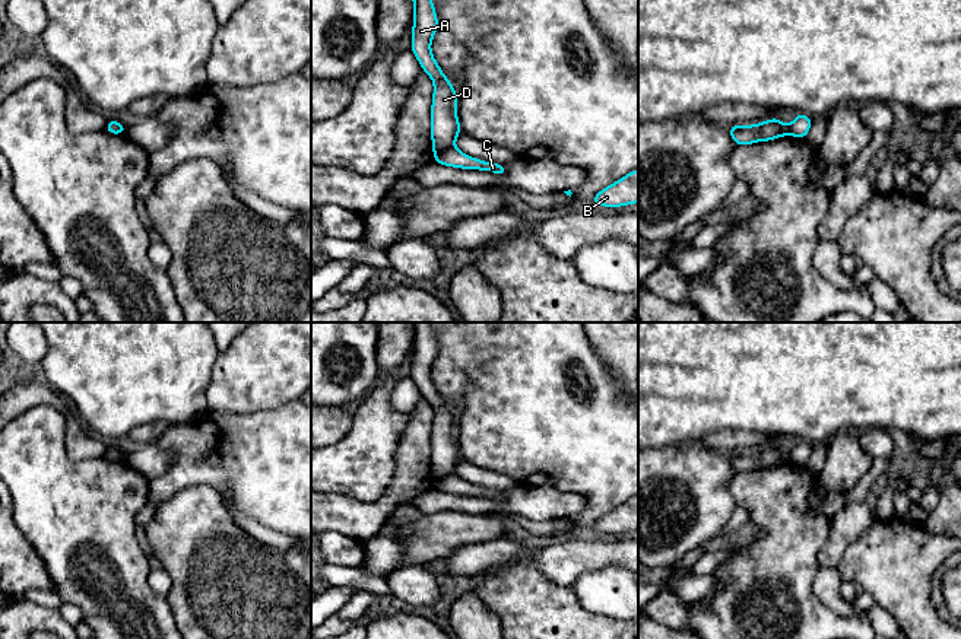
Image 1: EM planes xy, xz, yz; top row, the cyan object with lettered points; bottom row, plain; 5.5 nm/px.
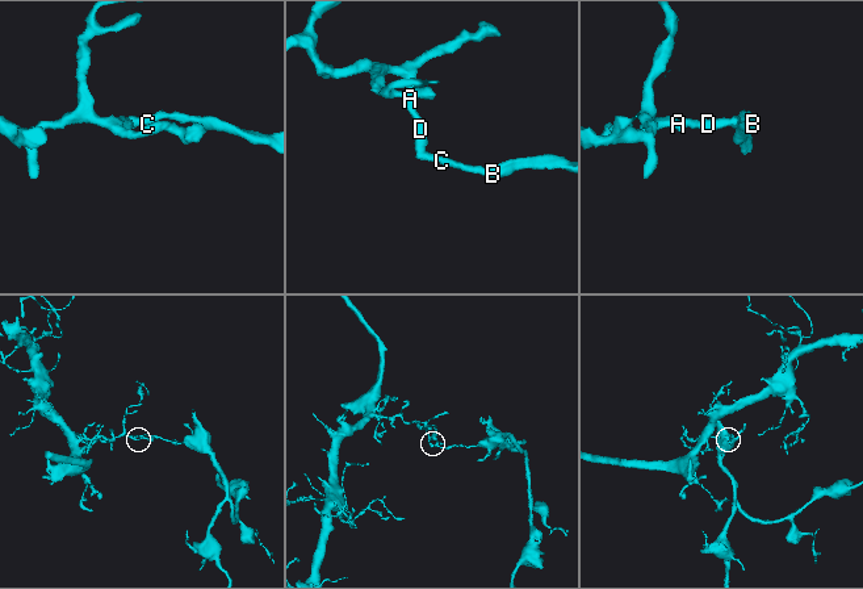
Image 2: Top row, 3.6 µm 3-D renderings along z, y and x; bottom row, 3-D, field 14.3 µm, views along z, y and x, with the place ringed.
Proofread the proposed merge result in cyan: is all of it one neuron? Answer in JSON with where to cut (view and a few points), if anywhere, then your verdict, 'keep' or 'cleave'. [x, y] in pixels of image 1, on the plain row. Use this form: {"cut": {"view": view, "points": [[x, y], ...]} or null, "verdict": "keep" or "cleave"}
{"cut": {"view": "xz", "points": [[453, 471], [434, 480]]}, "verdict": "cleave"}

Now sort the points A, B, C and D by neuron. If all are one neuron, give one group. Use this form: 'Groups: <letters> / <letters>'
Groups: A D / B C

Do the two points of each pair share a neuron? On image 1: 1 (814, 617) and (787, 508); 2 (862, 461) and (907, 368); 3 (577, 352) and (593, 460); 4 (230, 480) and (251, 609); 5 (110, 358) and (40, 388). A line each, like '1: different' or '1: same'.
1: same
2: different
3: same
4: different
5: different

